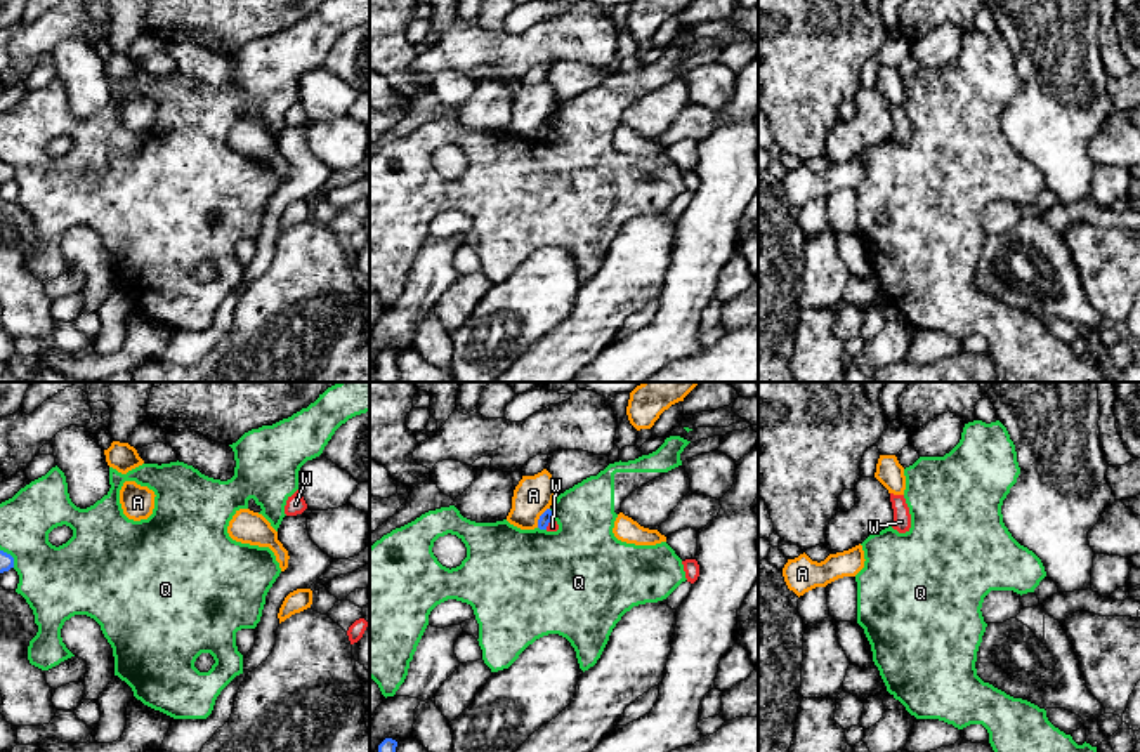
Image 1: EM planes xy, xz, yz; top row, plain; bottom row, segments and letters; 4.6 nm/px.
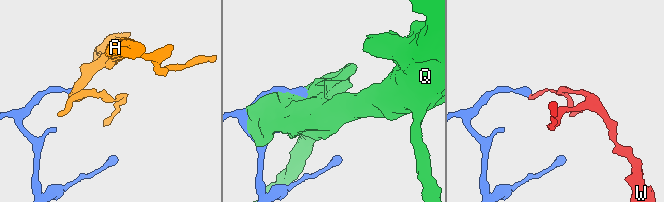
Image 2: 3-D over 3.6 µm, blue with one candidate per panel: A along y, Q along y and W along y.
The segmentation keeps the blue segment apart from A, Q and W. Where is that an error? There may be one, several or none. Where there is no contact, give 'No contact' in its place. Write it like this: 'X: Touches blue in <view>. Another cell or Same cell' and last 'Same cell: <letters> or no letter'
A: Touches blue in xz. Another cell
Q: Touches blue in xy. Another cell
W: Touches blue in xz. Another cell
Same cell: no letter

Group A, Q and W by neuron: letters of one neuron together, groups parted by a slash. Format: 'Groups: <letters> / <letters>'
Groups: A / Q / W

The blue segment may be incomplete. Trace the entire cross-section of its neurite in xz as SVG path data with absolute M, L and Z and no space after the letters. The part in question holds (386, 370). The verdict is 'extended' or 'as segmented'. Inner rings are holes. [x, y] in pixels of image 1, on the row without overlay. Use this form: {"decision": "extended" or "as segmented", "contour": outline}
{"decision": "as segmented", "contour": "M385 349L378 356L377 365L377 382L399 382L399 372L396 368L397 353L392 349Z"}

